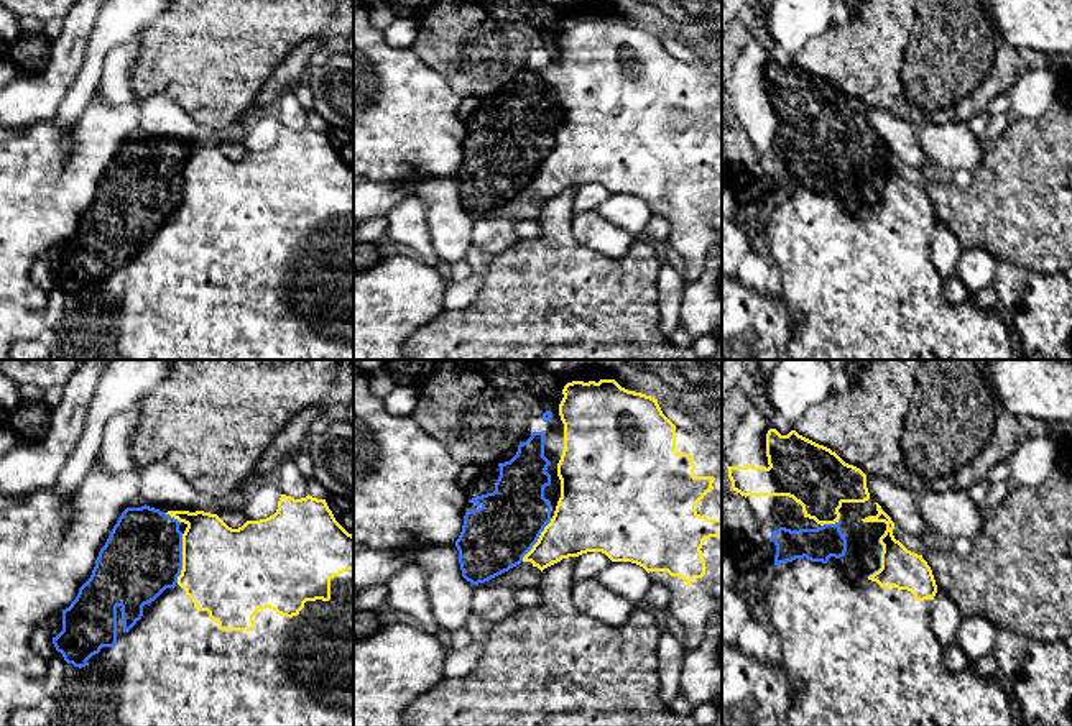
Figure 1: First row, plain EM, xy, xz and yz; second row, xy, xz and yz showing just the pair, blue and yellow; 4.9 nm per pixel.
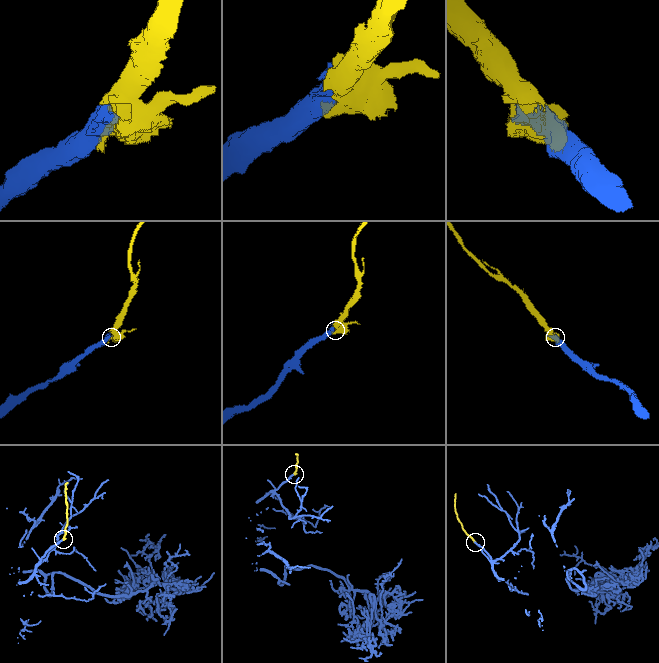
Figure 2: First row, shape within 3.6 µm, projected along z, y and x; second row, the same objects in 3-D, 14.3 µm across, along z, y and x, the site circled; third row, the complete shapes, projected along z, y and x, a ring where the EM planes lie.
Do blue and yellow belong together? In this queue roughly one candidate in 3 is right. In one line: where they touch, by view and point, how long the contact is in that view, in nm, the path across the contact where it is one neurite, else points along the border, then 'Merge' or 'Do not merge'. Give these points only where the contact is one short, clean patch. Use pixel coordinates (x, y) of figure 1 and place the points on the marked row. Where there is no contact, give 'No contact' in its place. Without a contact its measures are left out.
Touches blue at xy (181, 559). Shared border 240 nm. Merge

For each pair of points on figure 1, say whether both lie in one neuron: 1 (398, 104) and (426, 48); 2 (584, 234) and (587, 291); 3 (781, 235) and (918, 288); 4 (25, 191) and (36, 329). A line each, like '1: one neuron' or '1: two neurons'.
1: two neurons
2: two neurons
3: one neuron
4: one neuron

